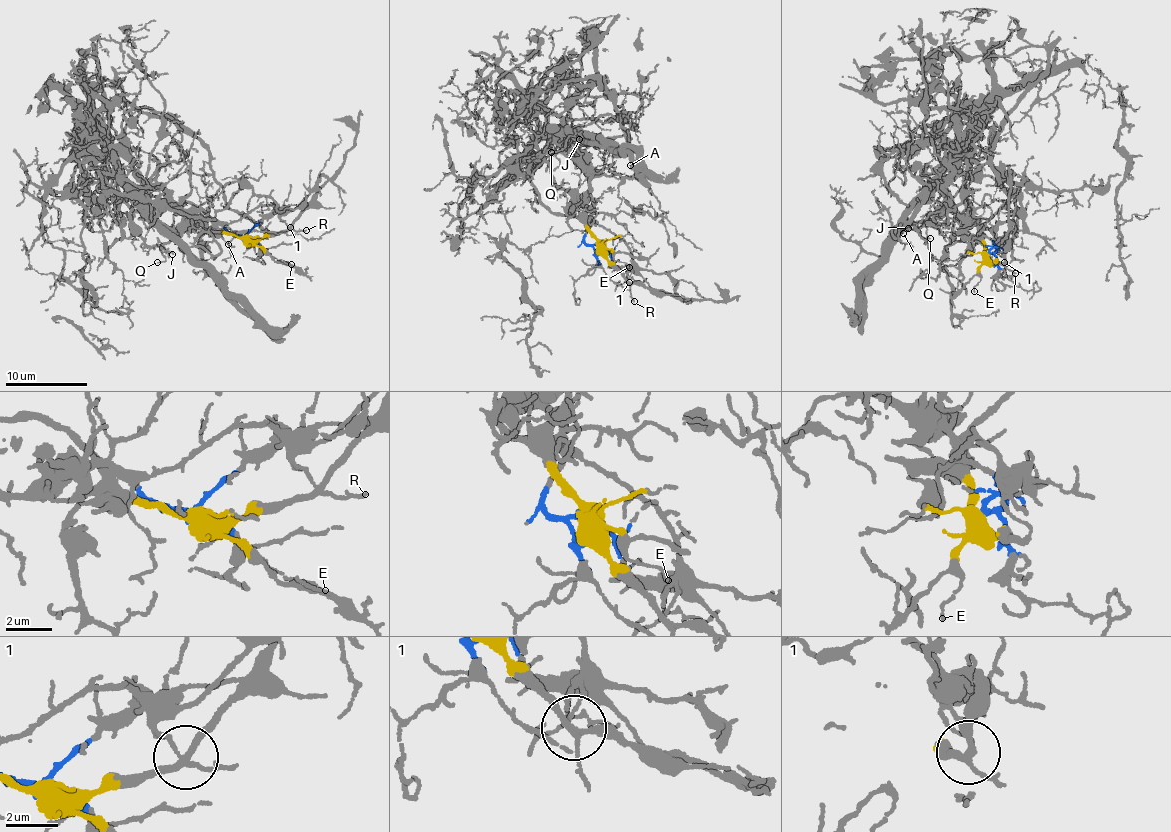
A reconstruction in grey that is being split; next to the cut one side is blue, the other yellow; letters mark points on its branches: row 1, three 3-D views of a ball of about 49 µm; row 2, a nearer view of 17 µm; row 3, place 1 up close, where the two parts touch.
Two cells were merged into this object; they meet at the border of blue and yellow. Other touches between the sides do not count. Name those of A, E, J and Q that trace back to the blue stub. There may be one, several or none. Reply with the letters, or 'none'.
A, J, Q

